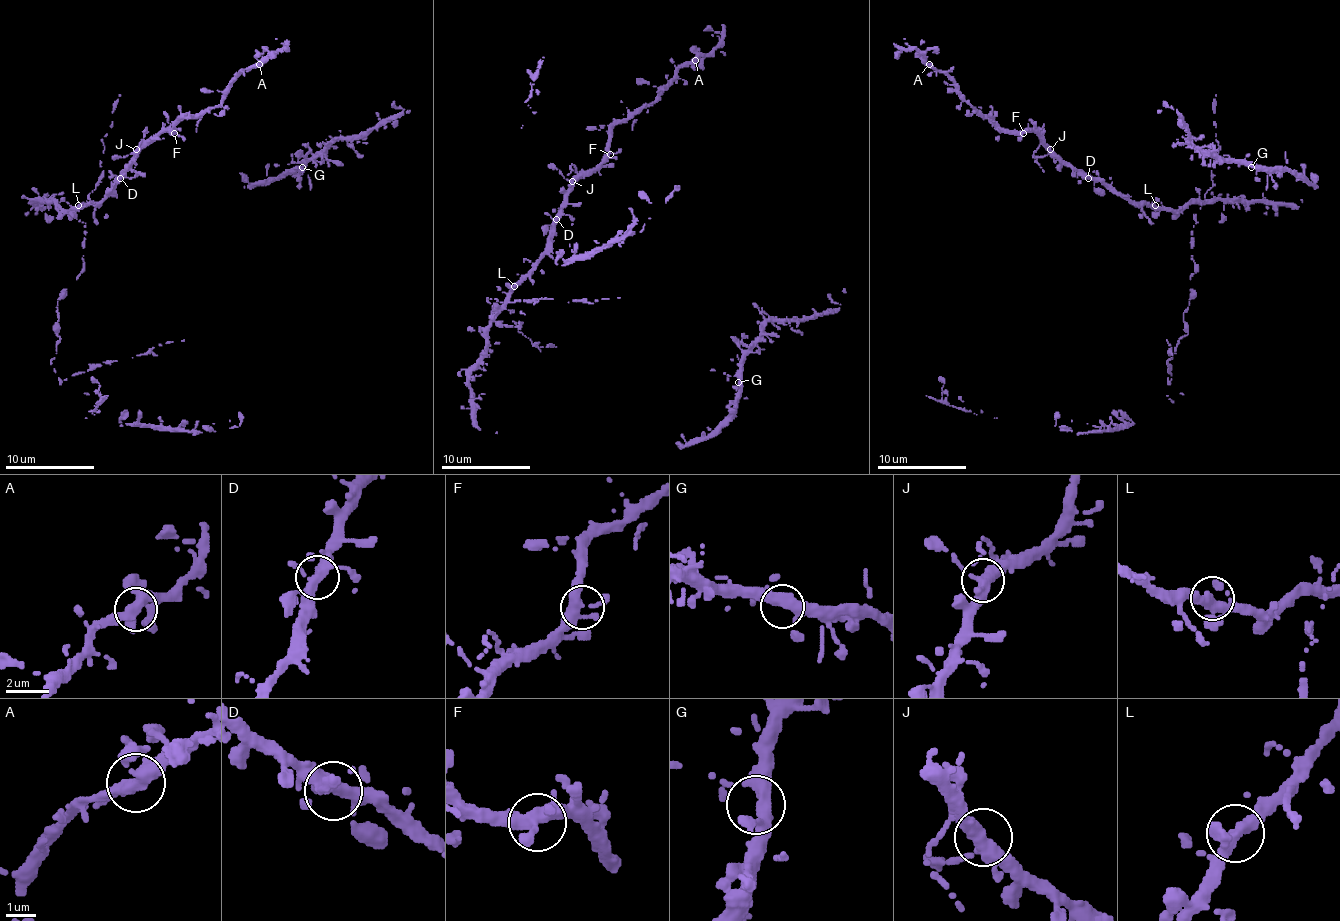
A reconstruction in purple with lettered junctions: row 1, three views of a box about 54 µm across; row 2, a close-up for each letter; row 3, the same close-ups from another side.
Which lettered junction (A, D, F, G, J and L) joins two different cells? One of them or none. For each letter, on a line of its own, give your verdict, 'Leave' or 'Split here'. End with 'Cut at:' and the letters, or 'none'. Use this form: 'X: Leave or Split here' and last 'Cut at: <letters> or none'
A: Leave
D: Leave
F: Leave
G: Leave
J: Leave
L: Leave
Cut at: none

